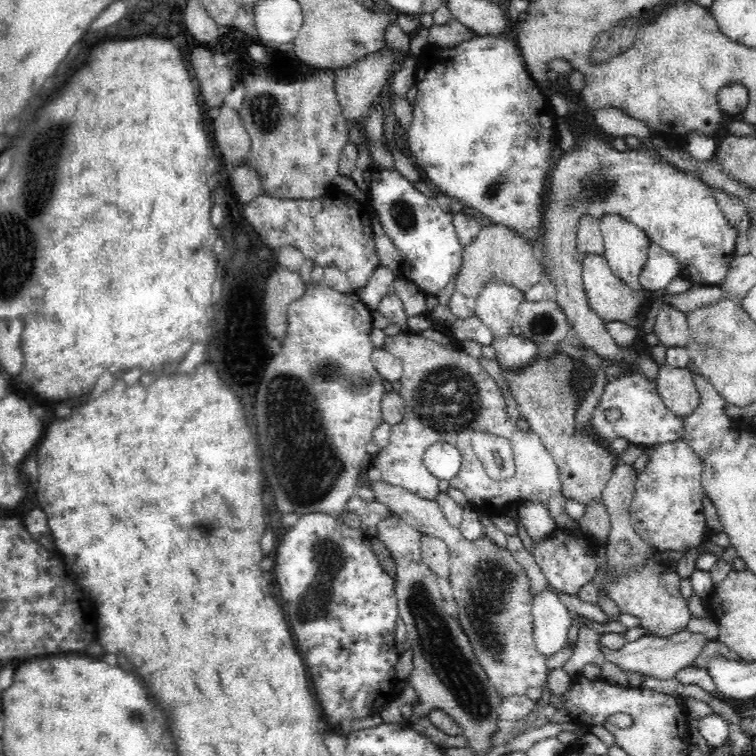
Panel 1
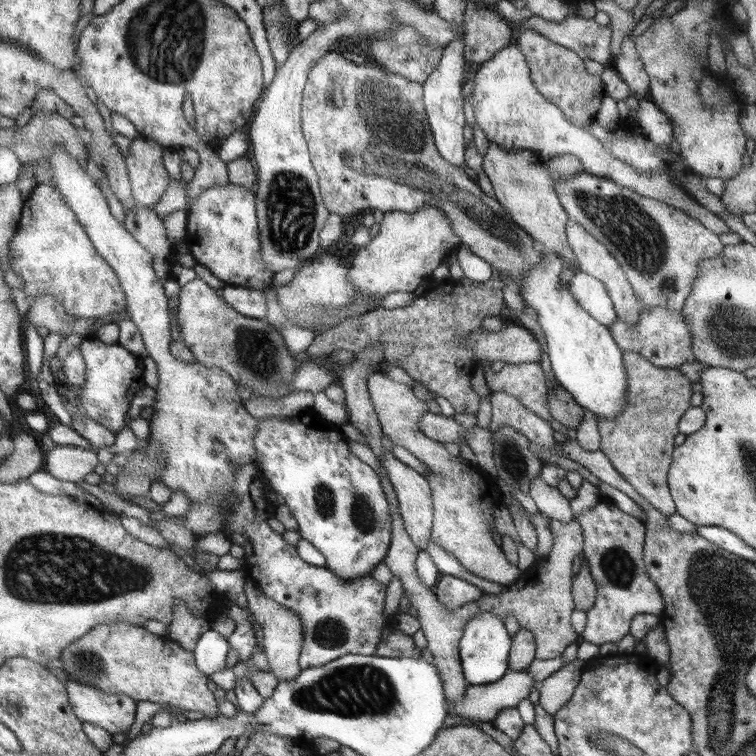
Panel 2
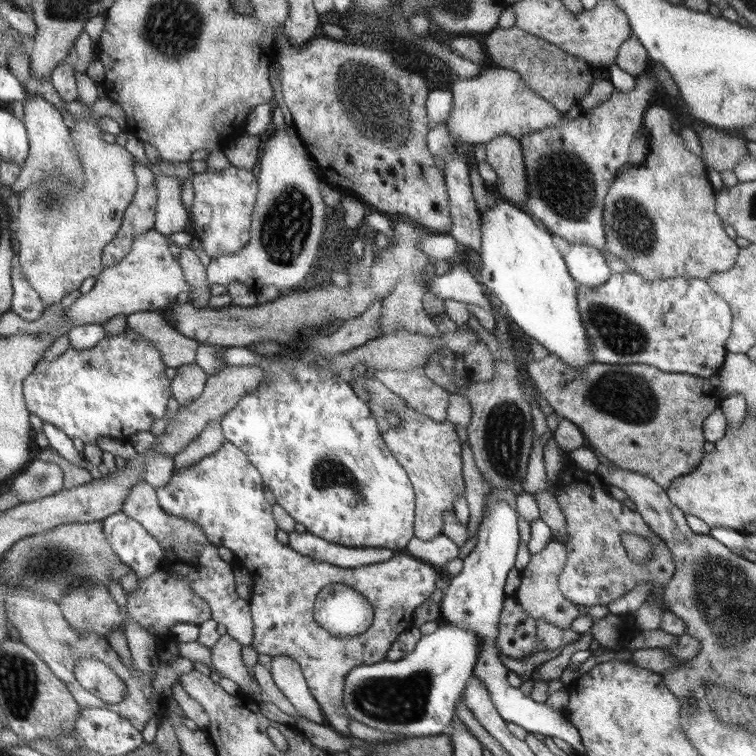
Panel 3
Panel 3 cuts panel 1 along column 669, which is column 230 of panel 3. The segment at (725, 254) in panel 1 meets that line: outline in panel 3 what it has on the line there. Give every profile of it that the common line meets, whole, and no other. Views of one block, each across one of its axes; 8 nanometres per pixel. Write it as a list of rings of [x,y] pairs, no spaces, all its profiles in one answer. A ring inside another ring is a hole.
[[[229,166],[225,170],[207,170],[193,174],[193,204],[191,204],[191,224],[193,234],[199,238],[211,258],[233,254],[243,250],[251,242],[251,218],[255,212],[257,184],[255,176],[245,168]]]

